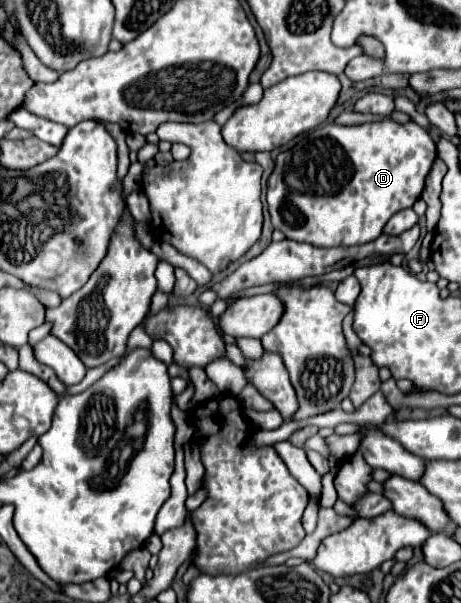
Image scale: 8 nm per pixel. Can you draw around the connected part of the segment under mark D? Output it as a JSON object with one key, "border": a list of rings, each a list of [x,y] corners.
{"border":[[[383,120],[357,126],[317,126],[305,140],[299,140],[293,148],[281,152],[275,160],[275,168],[267,180],[267,208],[271,222],[289,240],[307,242],[317,248],[371,242],[381,236],[383,226],[393,214],[411,208],[421,196],[435,156],[437,148],[433,138],[413,120],[409,124]]]}

